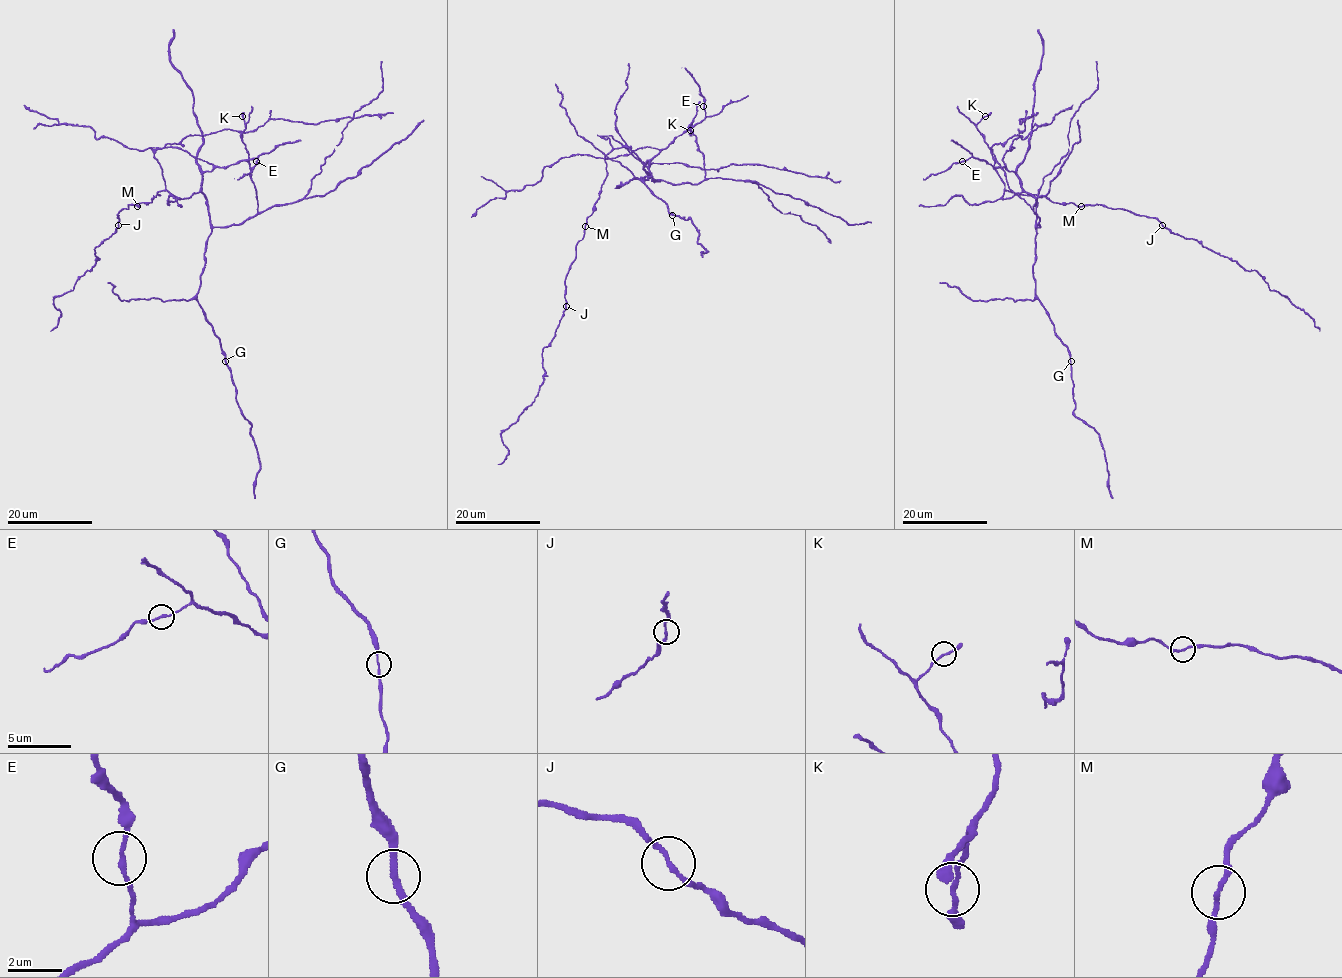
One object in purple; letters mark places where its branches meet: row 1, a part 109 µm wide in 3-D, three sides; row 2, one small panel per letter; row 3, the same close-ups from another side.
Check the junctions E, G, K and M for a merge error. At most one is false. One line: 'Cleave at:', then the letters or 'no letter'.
Cleave at: no letter

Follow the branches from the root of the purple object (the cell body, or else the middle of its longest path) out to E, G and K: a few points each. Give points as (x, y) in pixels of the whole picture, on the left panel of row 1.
E: (167, 191), (187, 198), (200, 190), (205, 172), (258, 157), (256, 161)
G: (167, 191), (181, 198), (201, 192), (207, 200), (211, 233), (197, 300), (220, 340), (225, 361)
K: (167, 191), (181, 198), (201, 192), (213, 227), (243, 224), (256, 214), (258, 200), (242, 141), (242, 116)

